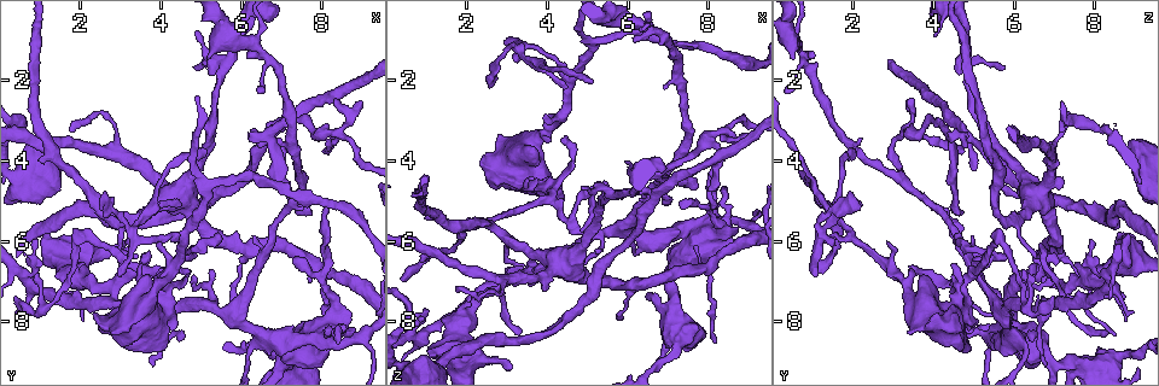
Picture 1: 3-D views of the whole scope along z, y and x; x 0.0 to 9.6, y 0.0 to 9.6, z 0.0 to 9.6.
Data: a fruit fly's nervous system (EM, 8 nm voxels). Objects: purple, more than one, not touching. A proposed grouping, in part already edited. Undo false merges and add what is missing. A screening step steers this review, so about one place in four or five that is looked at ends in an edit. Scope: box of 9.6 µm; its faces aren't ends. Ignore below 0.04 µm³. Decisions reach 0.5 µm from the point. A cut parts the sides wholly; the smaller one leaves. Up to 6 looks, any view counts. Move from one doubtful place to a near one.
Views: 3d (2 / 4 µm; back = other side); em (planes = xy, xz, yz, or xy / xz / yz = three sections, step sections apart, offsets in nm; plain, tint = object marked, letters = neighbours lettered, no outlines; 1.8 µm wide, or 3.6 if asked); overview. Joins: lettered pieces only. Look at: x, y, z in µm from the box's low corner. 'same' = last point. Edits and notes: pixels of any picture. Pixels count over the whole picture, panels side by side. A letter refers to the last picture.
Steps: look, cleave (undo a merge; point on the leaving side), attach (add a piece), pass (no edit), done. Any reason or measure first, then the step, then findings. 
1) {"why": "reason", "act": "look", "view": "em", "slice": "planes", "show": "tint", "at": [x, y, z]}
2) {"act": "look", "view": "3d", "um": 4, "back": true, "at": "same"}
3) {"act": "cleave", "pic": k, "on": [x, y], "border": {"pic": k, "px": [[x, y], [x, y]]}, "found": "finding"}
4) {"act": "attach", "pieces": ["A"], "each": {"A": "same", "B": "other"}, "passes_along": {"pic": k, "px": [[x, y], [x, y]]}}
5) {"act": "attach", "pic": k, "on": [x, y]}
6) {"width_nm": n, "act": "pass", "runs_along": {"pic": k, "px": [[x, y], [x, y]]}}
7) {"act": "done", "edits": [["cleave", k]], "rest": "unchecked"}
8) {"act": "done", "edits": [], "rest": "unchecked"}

{"why": "sharp bend", "act": "look", "view": "em", "slice": "yz", "step": 4, "show": "tint", "at": [3.30, 5.75, 1.15]}

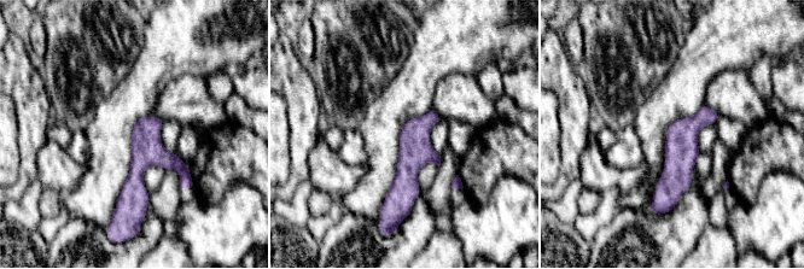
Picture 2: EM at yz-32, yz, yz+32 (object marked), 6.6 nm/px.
{"act": "look", "view": "em", "slice": "yz", "step": 4, "show": "letters", "at": "same"}

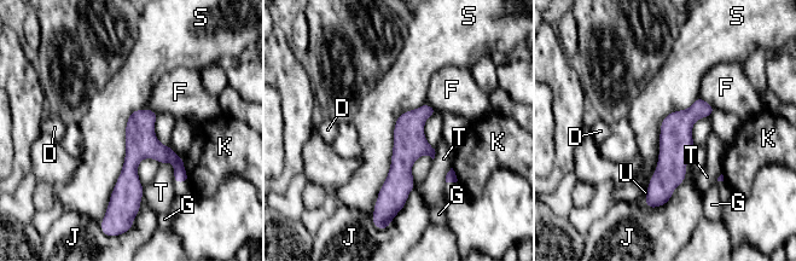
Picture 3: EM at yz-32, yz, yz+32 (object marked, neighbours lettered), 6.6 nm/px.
{"longest_contact_nm": ["S", 750], "act": "pass", "each": {"D": "other", "F": "other", "G": "other", "J": "other", "K": "other", "S": "other", "T": "other", "U": "other"}, "runs_along": {"pic": 3, "px": [[699, 102], [677, 129], [656, 198]]}, "found": "continuous, no second cell"}

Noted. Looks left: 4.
{"why": "three arms meet", "act": "look", "view": "em", "slice": "yz", "step": 16, "show": "tint", "at": [6.60, 3.50, 4.90]}

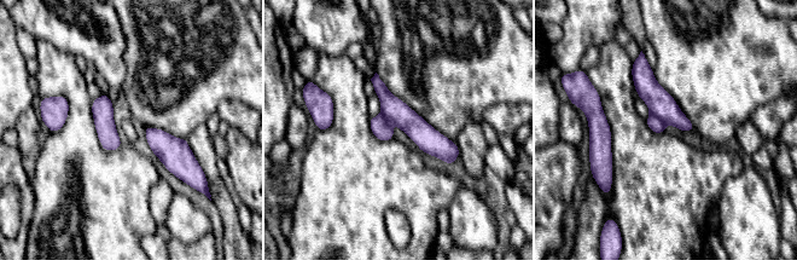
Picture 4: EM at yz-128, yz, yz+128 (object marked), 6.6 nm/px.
{"act": "look", "view": "em", "slice": "planes", "show": "letters", "at": "same"}

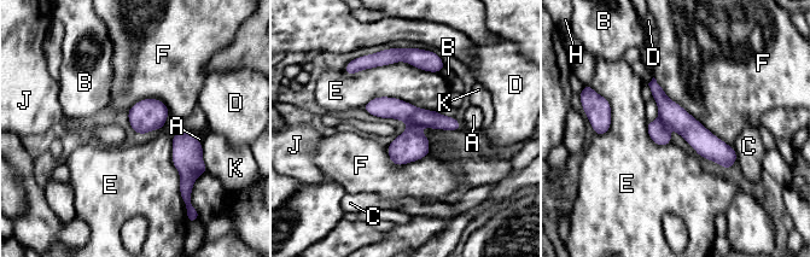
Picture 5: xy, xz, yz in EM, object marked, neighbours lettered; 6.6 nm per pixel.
{"act": "pass", "each": {"A": "other", "B": "other", "C": "other", "D": "other", "E": "other", "F": "other", "H": "other", "J": "other", "K": "other"}, "runs_along": {"pic": 5, "px": [[652, 85], [706, 145], [733, 158]]}, "found": "continuous, no second cell"}

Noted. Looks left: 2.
{"act": "look", "view": "em", "um": 3.6, "slice": "planes", "show": "letters", "at": [8.10, 8.25, 5.80]}

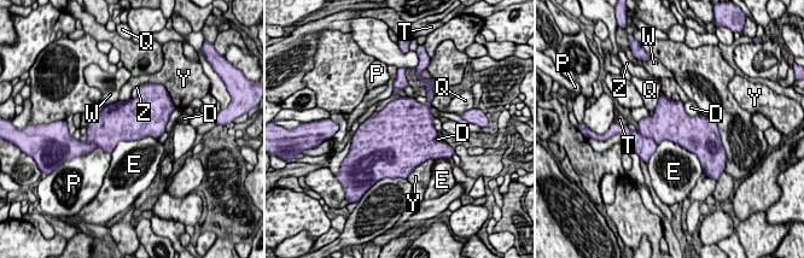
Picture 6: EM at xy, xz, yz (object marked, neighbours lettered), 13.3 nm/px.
{"act": "cleave", "pic": 6, "on": [645, 147], "each": {"D": "other", "E": "other", "P": "other", "Q": "other", "T": "other", "W": "other", "Y": "other", "Z": "other"}, "border": {"pic": 6, "px": [[639, 130], [657, 145]]}, "found": "two cells meet here"}

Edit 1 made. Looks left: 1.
{"act": "done", "edits": [["cleave", 6]], "rest": "unchecked"}

